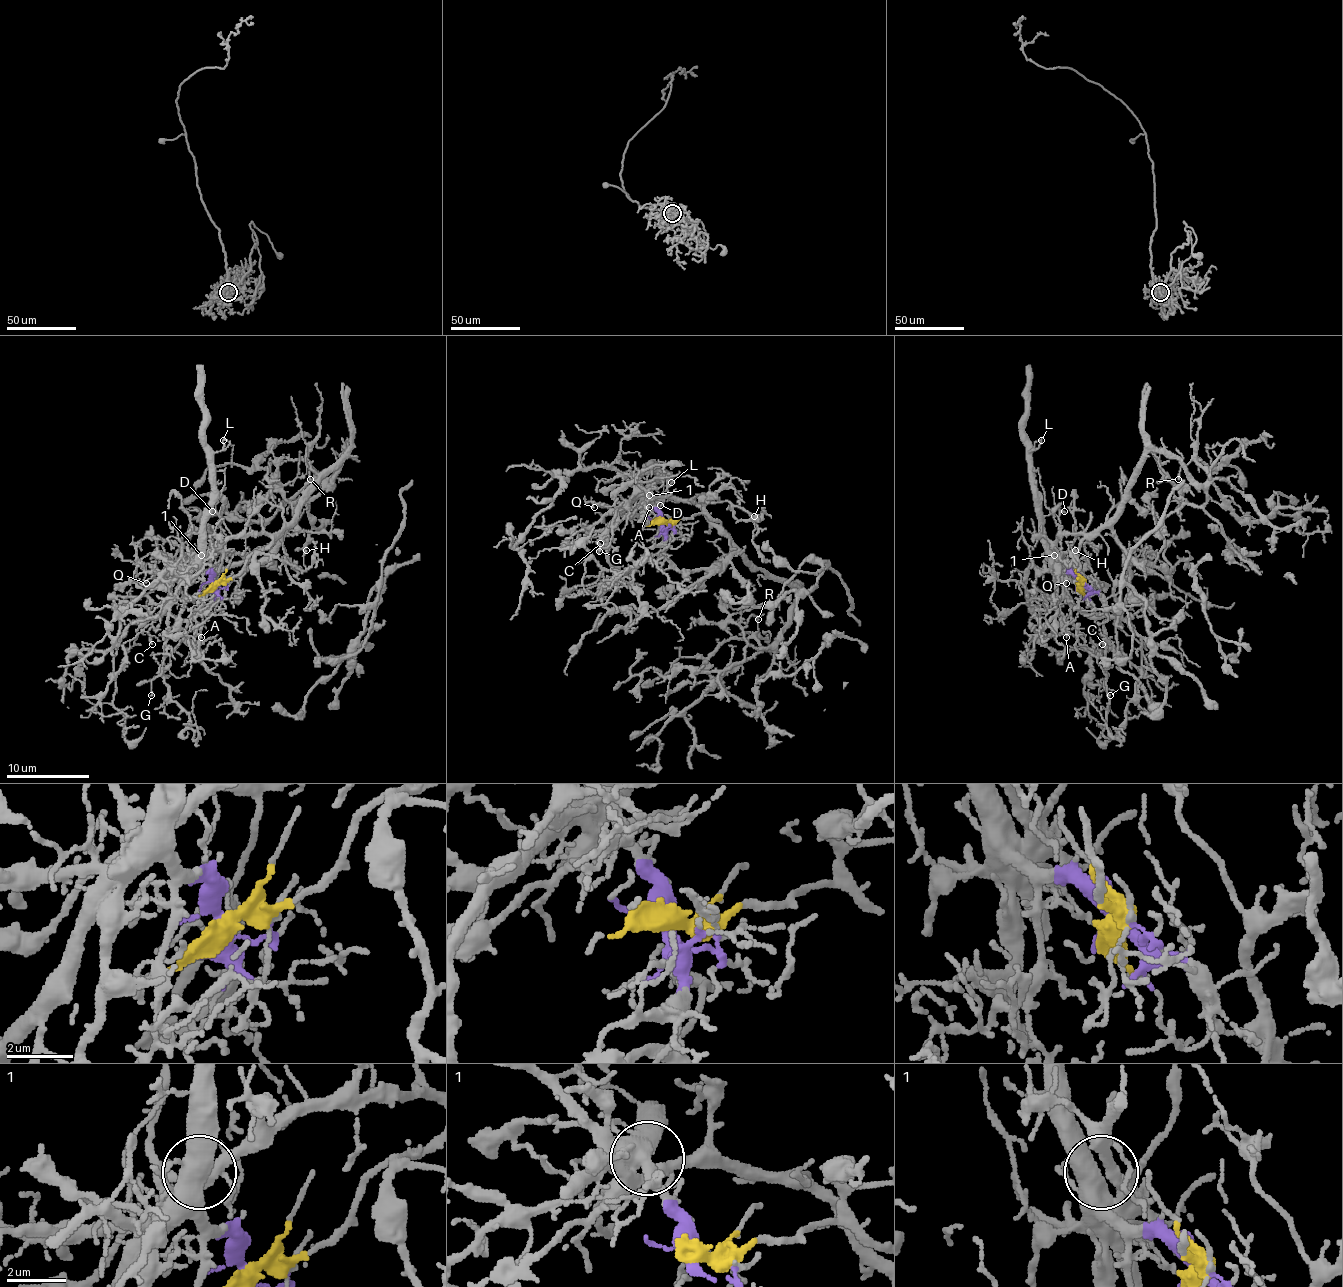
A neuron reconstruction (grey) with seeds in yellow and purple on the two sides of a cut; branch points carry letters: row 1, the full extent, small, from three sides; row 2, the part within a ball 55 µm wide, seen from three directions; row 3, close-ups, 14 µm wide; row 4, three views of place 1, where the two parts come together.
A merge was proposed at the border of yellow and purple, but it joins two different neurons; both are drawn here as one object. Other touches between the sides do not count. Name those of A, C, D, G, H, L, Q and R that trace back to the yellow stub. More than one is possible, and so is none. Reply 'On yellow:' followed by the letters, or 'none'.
On yellow: H, R

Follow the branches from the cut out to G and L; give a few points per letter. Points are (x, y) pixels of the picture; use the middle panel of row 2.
G: (662, 522), (662, 516), (653, 506), (624, 506), (616, 512), (610, 543), (599, 547), (599, 551)
L: (662, 522), (662, 516), (649, 495), (649, 487), (662, 470), (670, 475), (672, 483)

